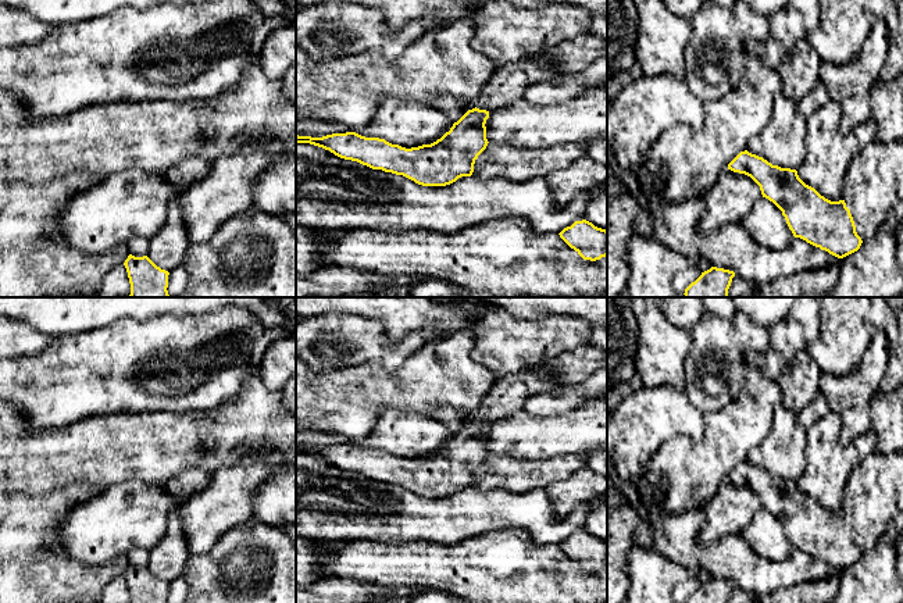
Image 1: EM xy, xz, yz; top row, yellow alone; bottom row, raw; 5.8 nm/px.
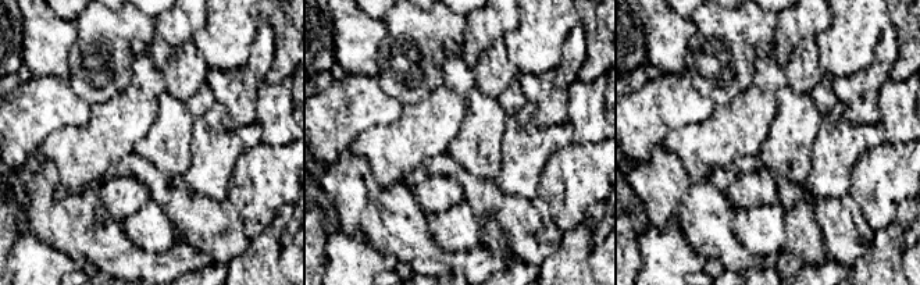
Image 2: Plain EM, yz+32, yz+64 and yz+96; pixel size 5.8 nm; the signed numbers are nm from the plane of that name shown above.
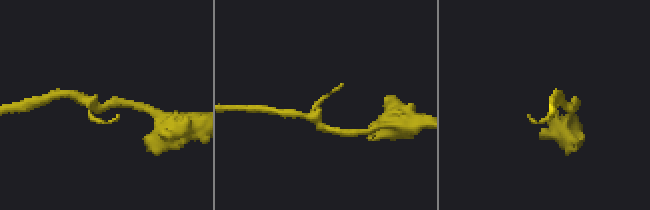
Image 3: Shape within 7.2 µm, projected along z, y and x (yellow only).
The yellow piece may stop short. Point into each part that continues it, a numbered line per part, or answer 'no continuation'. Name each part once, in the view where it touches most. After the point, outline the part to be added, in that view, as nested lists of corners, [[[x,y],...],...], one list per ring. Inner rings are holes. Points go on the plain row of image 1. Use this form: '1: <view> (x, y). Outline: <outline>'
1: xz (509, 393). Outline: [[[525,368],[495,382],[475,417],[492,422],[522,410],[525,402],[536,393],[552,390],[560,383],[554,374]]]

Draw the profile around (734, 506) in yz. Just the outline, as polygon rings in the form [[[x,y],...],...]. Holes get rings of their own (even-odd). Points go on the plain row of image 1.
[[[731,481],[721,482],[707,506],[702,543],[714,543],[725,535],[740,535],[763,509],[760,497],[747,486]]]

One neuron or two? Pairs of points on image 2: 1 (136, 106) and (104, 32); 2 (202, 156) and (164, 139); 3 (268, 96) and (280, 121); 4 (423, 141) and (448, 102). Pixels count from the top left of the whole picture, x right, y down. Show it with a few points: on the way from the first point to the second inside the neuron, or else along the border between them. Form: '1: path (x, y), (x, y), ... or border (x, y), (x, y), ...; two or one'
1: border (135, 57), (131, 81), (120, 92), (99, 103); two
2: border (195, 118), (191, 164), (182, 175); two
3: path (274, 102), (277, 116); one
4: path (424, 131), (442, 111); one

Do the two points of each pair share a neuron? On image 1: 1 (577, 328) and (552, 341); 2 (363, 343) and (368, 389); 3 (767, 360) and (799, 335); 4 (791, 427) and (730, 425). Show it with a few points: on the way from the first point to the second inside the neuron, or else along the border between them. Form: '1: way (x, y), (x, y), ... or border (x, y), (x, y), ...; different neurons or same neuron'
1: way (571, 332), (557, 335); same neuron
2: border (398, 367), (386, 370), (367, 361), (334, 370); different neurons
3: way (775, 352), (791, 336); same neuron
4: border (781, 402), (775, 406), (768, 432), (749, 452); different neurons

